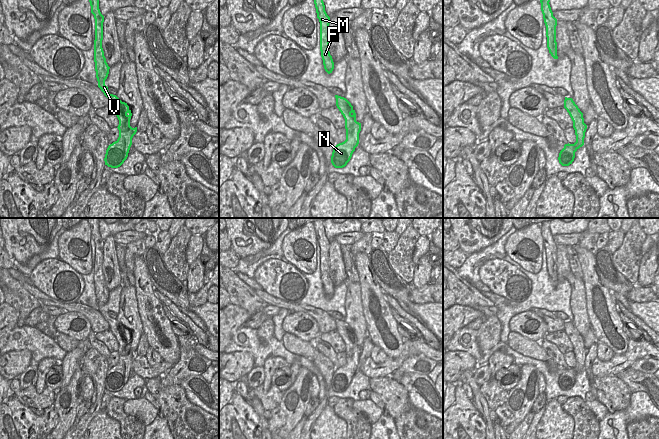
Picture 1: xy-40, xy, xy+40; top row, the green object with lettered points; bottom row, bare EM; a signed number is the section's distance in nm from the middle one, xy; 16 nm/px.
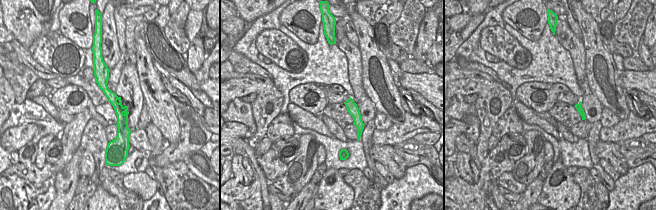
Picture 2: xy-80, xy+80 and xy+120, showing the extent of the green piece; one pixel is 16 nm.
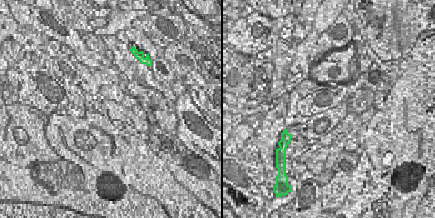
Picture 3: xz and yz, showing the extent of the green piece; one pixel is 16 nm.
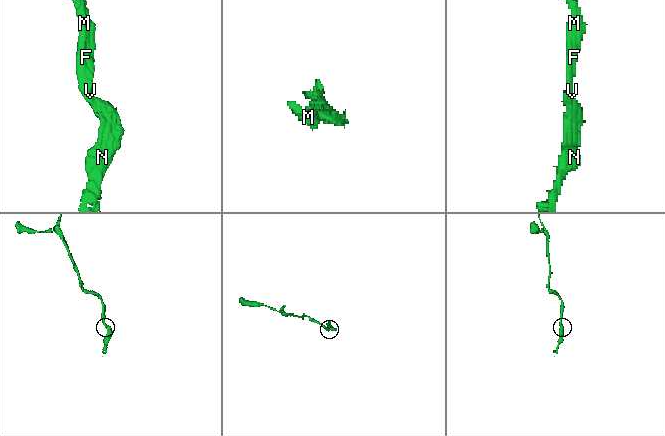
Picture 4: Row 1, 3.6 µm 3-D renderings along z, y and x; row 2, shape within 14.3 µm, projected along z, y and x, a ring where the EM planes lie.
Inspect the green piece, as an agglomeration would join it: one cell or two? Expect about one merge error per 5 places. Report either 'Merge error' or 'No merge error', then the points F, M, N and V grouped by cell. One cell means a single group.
No merge error. Groups: F M N V.

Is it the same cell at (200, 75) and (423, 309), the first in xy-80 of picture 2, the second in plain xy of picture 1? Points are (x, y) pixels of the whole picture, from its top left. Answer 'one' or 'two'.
two

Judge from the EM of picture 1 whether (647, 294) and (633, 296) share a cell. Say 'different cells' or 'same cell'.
same cell

